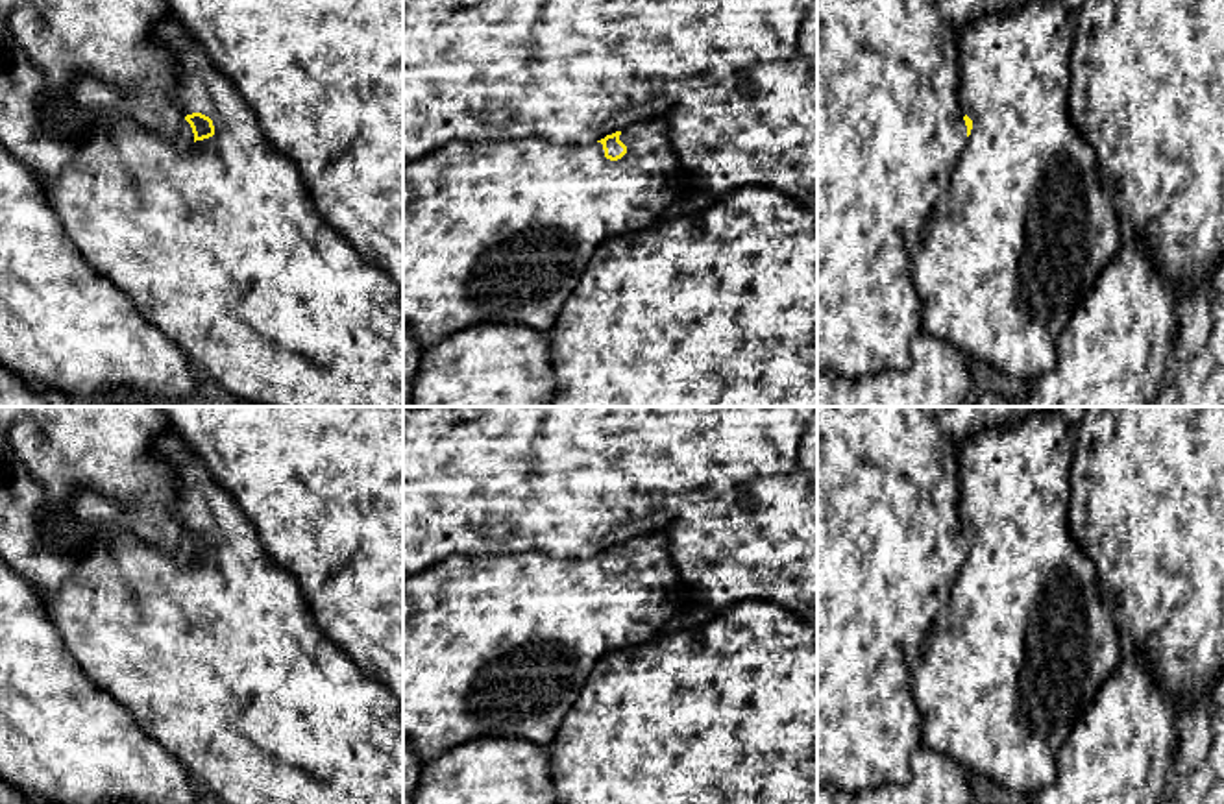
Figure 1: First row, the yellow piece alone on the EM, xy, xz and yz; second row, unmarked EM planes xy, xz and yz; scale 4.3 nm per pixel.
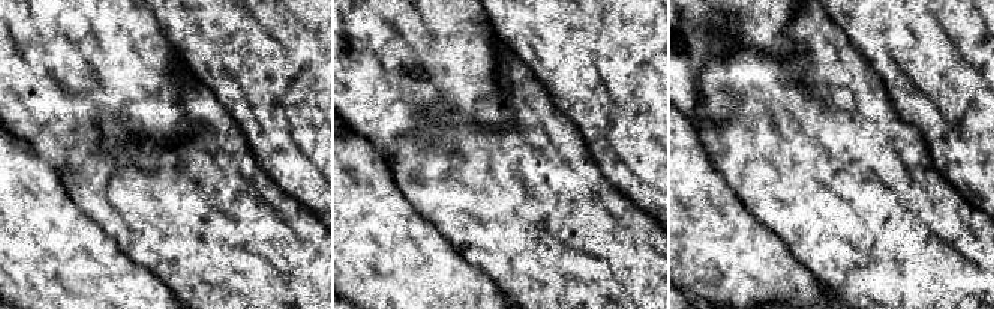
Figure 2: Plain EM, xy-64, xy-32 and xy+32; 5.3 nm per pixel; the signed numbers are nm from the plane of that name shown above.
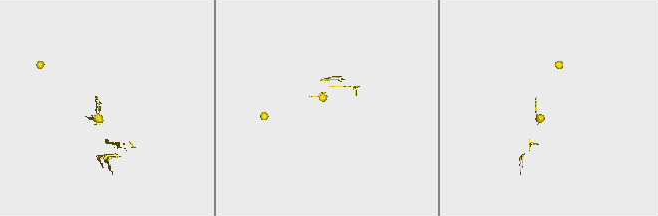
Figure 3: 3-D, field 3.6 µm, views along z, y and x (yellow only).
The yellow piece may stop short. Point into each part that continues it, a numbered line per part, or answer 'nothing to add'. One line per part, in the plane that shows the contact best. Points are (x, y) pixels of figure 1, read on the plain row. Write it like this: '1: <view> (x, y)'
1: xz (494, 645)

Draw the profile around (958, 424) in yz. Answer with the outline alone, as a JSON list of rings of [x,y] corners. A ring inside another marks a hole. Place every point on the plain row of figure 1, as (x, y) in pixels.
[[[924,407],[939,431],[960,451],[963,444],[985,427],[1008,427],[1034,410],[1050,407]]]

